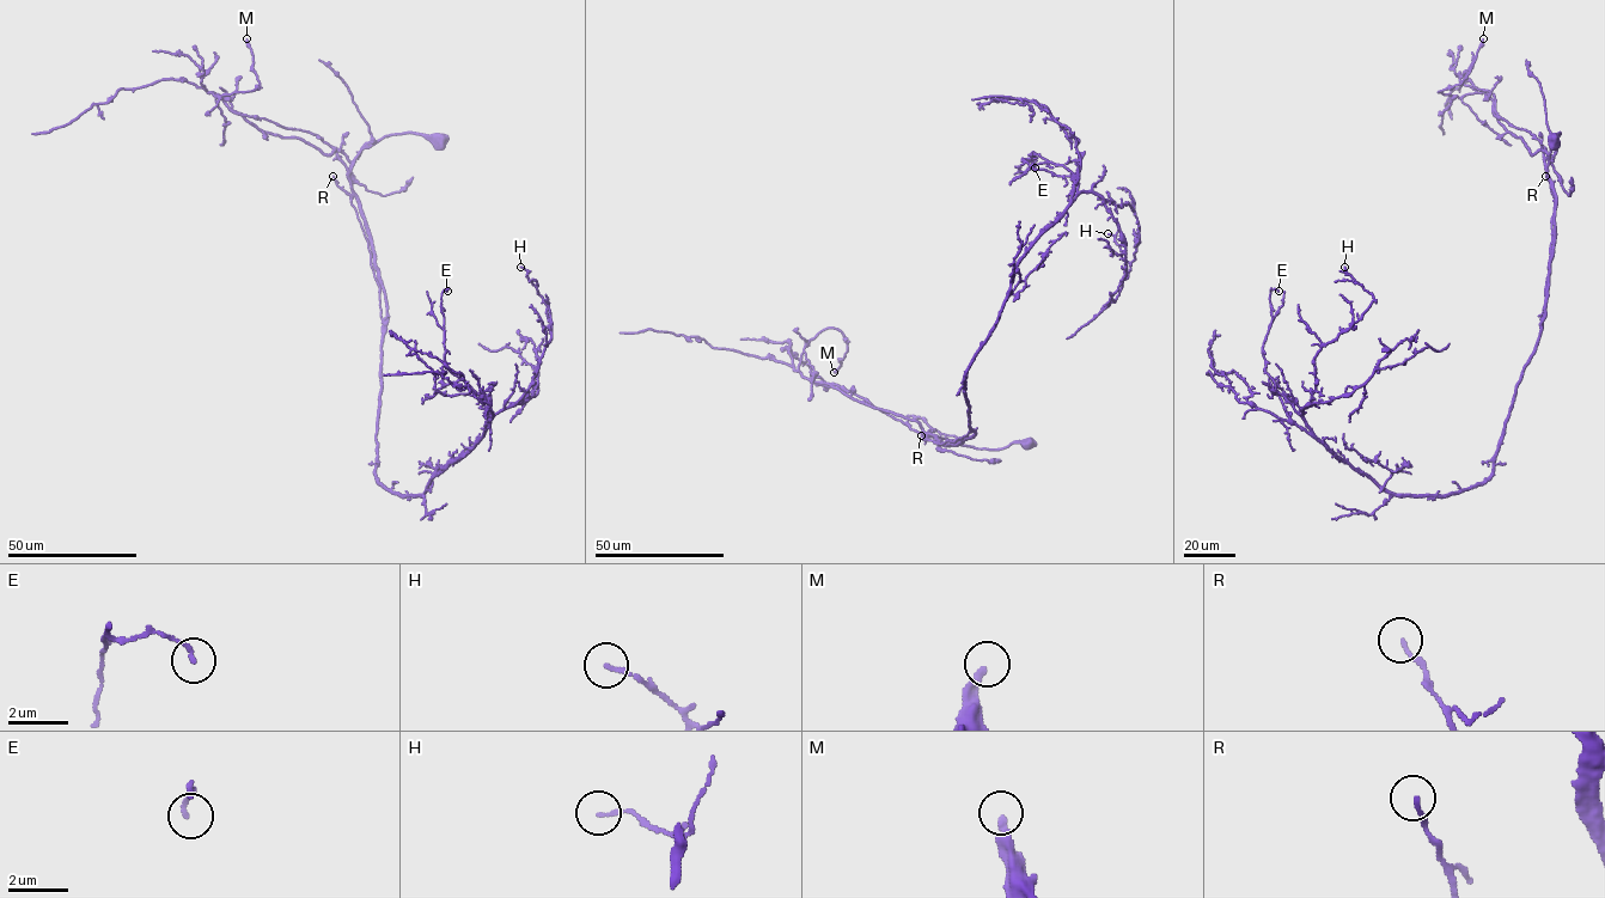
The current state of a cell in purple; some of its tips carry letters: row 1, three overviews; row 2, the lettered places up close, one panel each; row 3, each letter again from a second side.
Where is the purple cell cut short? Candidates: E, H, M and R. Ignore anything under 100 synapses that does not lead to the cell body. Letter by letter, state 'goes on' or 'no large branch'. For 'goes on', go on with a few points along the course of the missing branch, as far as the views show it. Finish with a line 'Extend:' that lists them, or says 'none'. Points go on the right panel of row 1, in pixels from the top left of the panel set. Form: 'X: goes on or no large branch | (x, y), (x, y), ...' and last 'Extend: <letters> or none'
E: no large branch
H: no large branch
M: no large branch
R: no large branch
Extend: none

